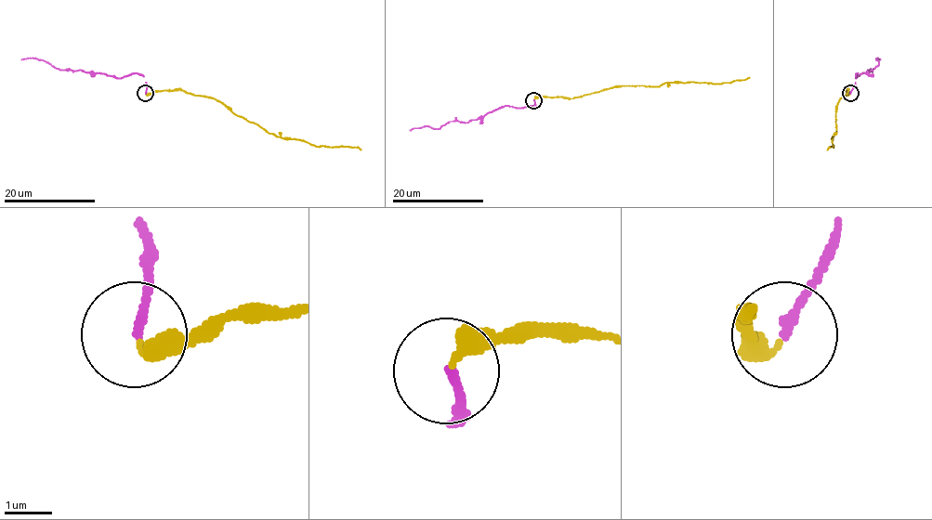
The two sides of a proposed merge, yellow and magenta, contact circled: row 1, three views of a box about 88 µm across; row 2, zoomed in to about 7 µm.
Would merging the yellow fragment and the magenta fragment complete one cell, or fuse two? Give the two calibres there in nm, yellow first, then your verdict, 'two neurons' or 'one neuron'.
calibres 320 and 180 nm; one neuron

